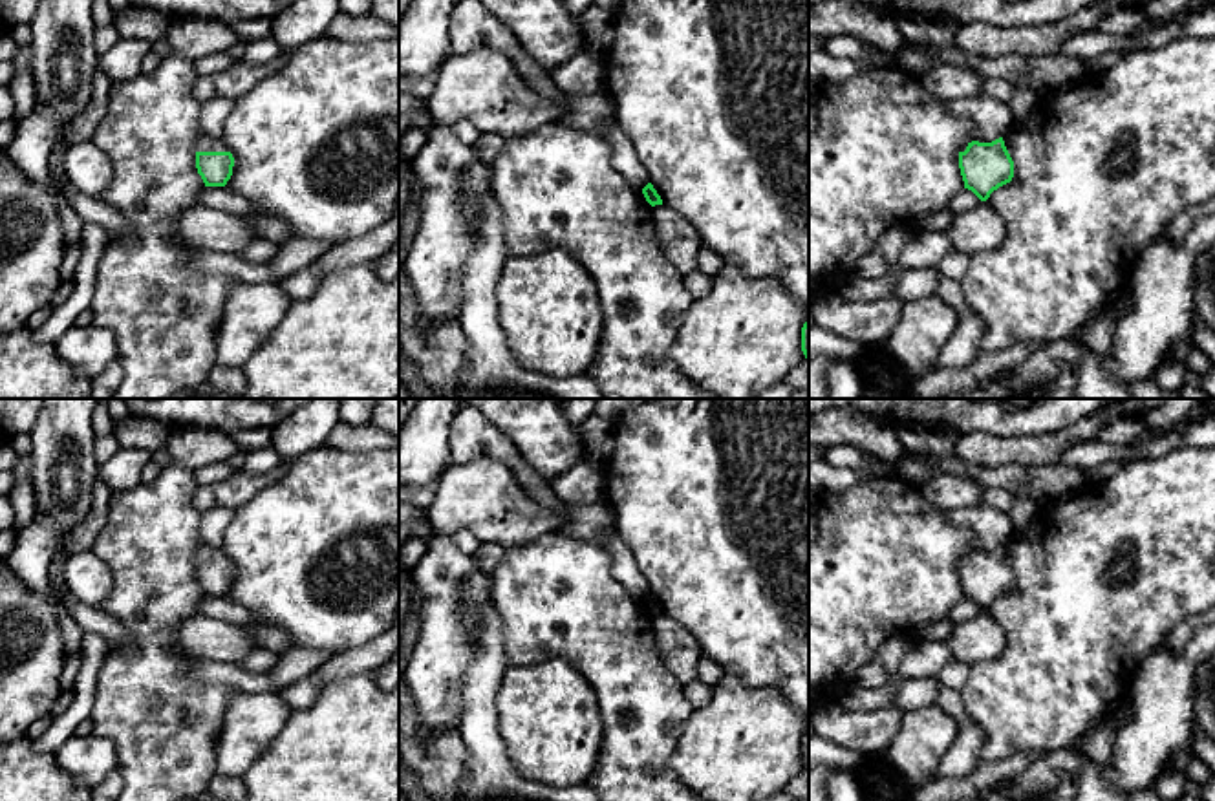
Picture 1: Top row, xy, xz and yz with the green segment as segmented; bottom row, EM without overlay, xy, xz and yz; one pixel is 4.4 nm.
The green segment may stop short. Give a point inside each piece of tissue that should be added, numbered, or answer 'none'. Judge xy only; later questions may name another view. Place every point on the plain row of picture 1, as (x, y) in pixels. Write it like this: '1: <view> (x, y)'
1: xy (204, 553)

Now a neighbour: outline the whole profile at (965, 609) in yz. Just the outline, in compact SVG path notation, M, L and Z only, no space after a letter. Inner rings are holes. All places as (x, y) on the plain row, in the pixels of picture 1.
M962 598L953 609L950 611L950 620L953 624L962 624L977 616L981 609L968 598Z

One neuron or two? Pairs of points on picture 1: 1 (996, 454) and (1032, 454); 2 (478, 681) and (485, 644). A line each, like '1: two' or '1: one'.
1: one
2: one

